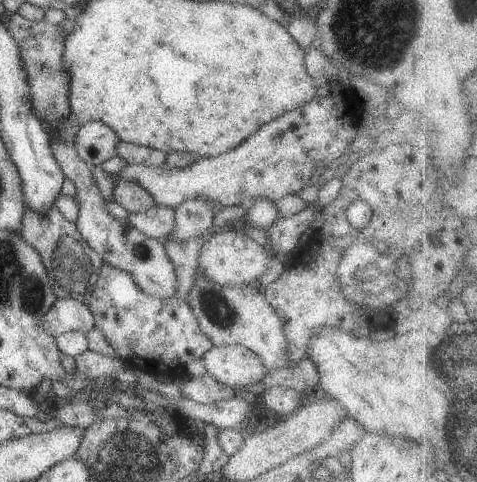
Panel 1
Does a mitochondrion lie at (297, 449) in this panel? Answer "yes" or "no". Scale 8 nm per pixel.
no

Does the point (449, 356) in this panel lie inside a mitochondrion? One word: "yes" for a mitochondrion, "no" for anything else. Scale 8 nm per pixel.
yes

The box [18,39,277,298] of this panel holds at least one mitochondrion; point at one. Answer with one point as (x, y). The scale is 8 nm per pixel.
(61, 258)

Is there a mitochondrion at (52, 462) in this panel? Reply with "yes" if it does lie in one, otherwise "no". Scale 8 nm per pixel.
no

